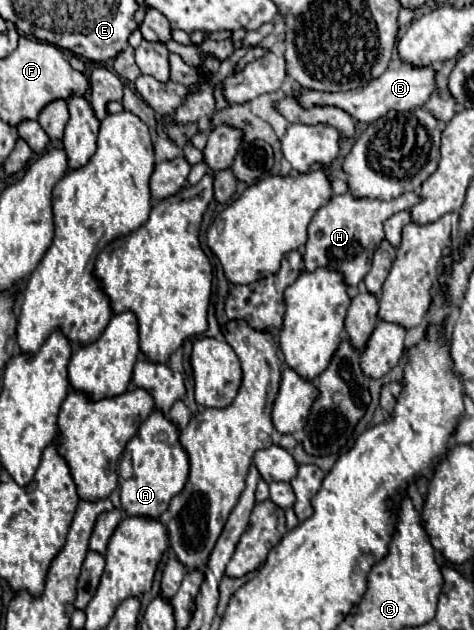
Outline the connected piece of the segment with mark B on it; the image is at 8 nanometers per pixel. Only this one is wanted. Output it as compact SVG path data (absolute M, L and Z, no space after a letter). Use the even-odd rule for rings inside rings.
M399 64L397 68L389 68L379 78L367 82L363 88L355 88L355 90L349 90L349 92L303 90L295 96L295 100L303 108L335 106L335 108L341 108L347 114L351 114L355 120L371 124L373 120L385 116L385 112L389 112L389 110L399 110L401 112L401 110L411 110L411 108L423 106L429 100L433 90L435 90L435 72L429 66L415 70L415 68L409 68L409 64Z

